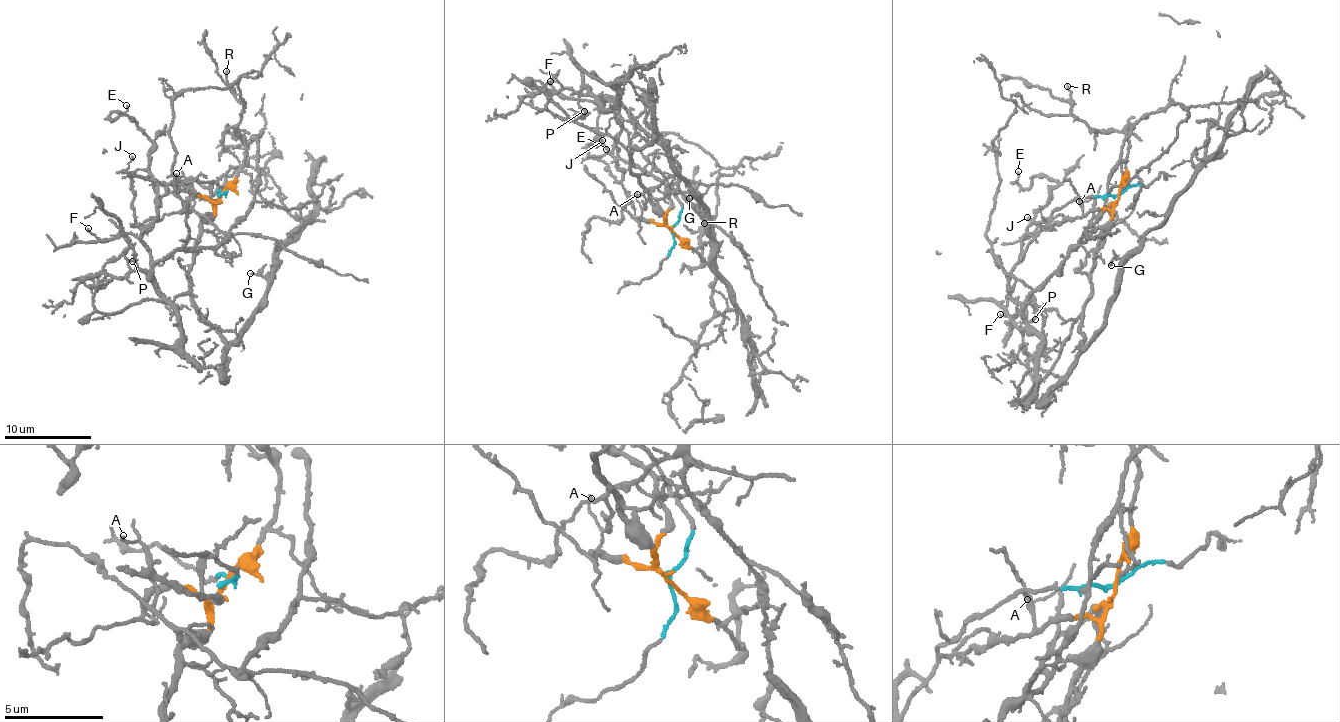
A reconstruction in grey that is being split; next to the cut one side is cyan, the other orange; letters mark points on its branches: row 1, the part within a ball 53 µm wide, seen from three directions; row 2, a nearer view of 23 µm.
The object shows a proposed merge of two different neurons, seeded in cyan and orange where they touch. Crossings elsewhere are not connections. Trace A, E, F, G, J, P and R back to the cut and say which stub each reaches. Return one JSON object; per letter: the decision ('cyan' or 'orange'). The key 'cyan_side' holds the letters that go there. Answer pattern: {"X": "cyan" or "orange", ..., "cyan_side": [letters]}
{"A": "cyan", "E": "cyan", "F": "cyan", "G": "orange", "J": "orange", "P": "cyan", "R": "orange", "cyan_side": ["A", "E", "F", "P"]}

